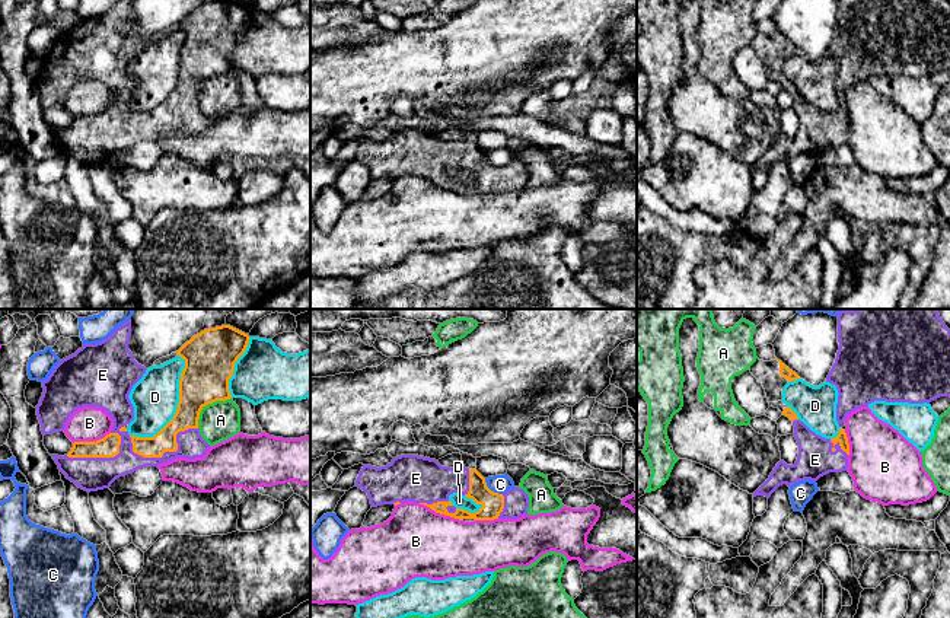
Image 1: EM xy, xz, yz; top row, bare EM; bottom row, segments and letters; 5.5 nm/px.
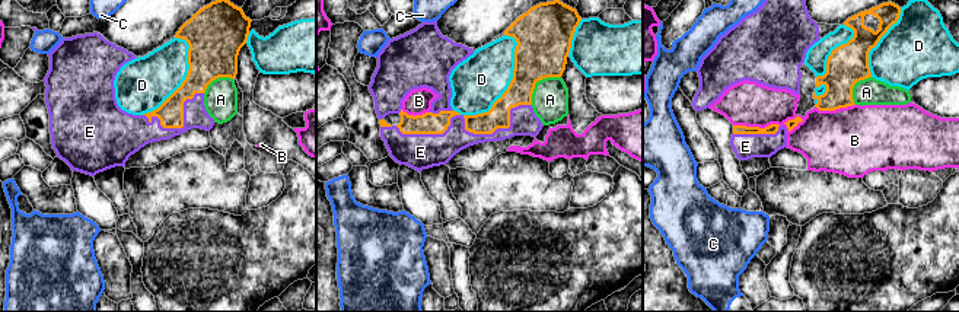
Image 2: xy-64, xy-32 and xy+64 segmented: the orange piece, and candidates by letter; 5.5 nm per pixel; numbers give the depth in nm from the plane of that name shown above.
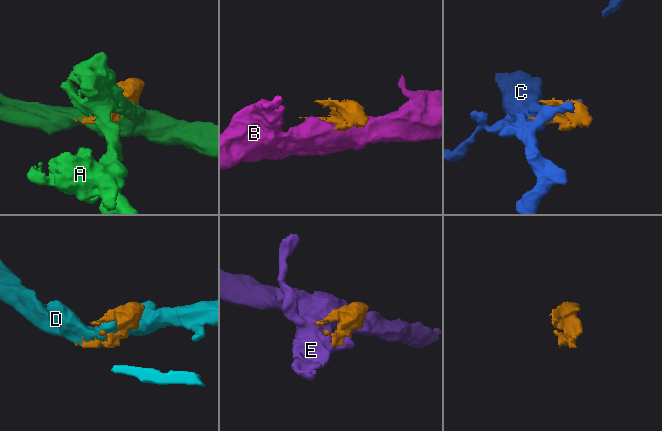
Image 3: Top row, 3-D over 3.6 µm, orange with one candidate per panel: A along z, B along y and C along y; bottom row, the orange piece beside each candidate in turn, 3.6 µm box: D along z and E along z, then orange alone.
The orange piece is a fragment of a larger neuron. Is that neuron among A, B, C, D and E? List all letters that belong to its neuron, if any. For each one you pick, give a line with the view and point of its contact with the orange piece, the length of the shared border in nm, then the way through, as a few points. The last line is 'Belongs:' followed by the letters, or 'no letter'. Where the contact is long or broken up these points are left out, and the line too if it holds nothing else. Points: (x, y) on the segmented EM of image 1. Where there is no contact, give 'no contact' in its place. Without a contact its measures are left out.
E: meets orange in xy at (171, 451); contact 400 nm long
Belongs: E

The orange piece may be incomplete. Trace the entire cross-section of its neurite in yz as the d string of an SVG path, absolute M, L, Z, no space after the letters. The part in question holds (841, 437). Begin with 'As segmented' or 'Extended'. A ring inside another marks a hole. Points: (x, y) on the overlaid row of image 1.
Extended. M784 408L782 415L788 417L794 426L794 437L798 443L798 456L794 465L780 461L769 478L753 493L756 496L771 497L782 484L791 487L804 480L817 481L829 472L842 472L848 469L849 443L845 430L833 439L825 439L812 431L797 414Z

